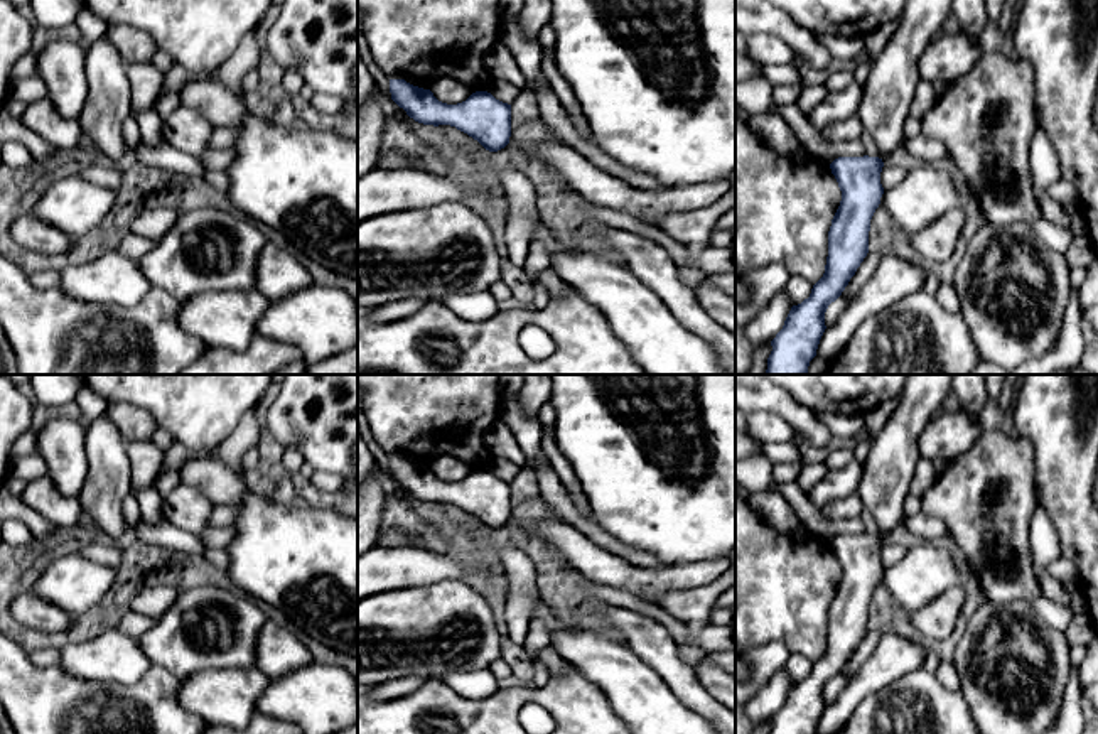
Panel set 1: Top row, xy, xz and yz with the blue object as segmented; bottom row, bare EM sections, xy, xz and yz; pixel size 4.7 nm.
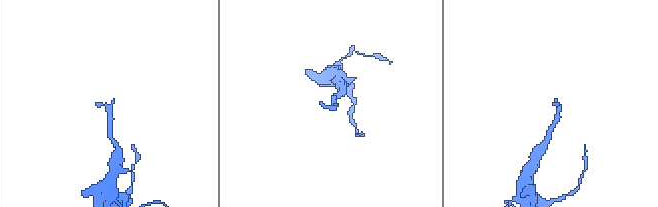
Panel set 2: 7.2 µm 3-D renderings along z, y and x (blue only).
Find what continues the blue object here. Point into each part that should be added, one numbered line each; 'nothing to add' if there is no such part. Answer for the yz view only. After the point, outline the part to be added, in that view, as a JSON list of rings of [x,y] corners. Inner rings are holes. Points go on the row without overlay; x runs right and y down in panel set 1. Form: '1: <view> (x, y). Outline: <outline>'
1: yz (891, 463). Outline: [[[907,375],[897,410],[870,444],[857,494],[864,508],[874,516],[879,537],[887,538],[902,523],[902,506],[919,461],[919,434],[945,408],[945,398],[951,391],[951,376]]]

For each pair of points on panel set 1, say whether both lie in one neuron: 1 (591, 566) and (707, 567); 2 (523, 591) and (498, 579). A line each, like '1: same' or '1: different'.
1: same
2: different

